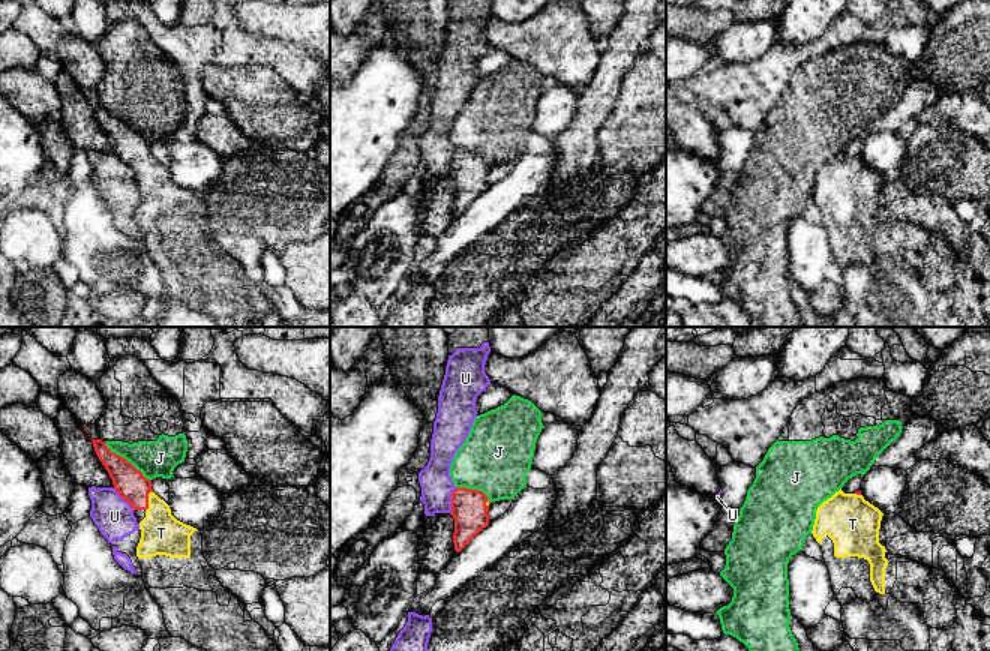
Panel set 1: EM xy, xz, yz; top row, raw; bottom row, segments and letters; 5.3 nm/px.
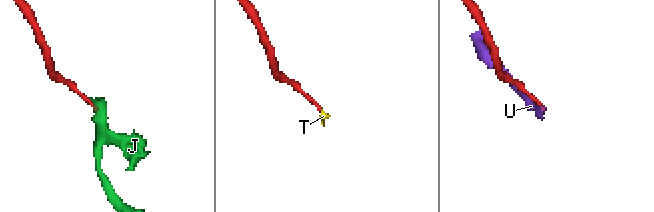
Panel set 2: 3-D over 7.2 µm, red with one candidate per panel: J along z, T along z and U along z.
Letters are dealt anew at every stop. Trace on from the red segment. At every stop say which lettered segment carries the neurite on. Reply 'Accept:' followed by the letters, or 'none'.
Accept: T

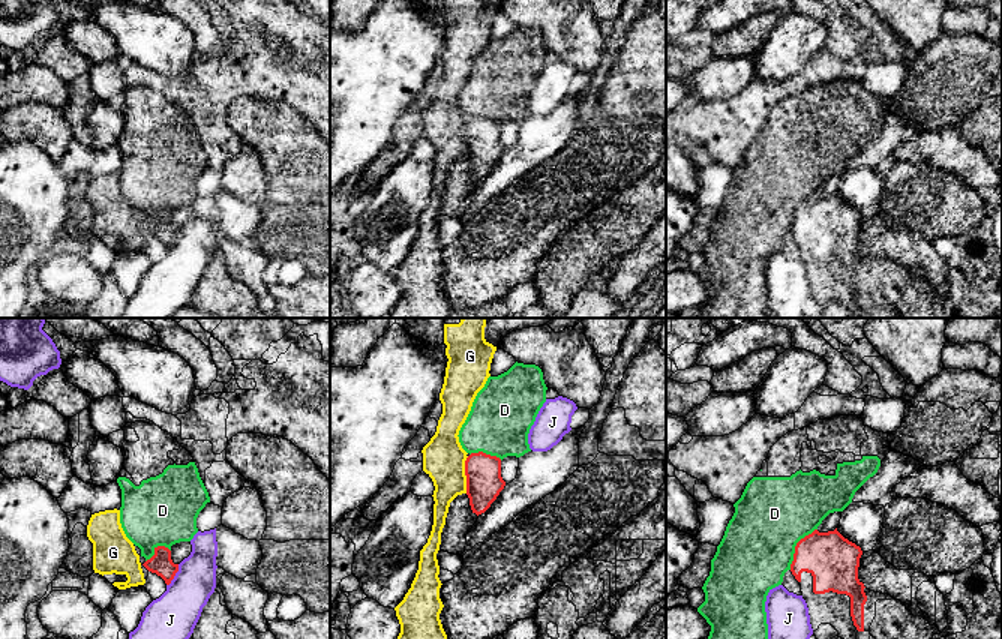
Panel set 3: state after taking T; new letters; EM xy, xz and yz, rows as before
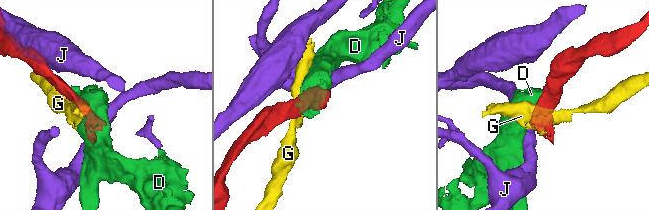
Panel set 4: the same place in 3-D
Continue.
Accept: none

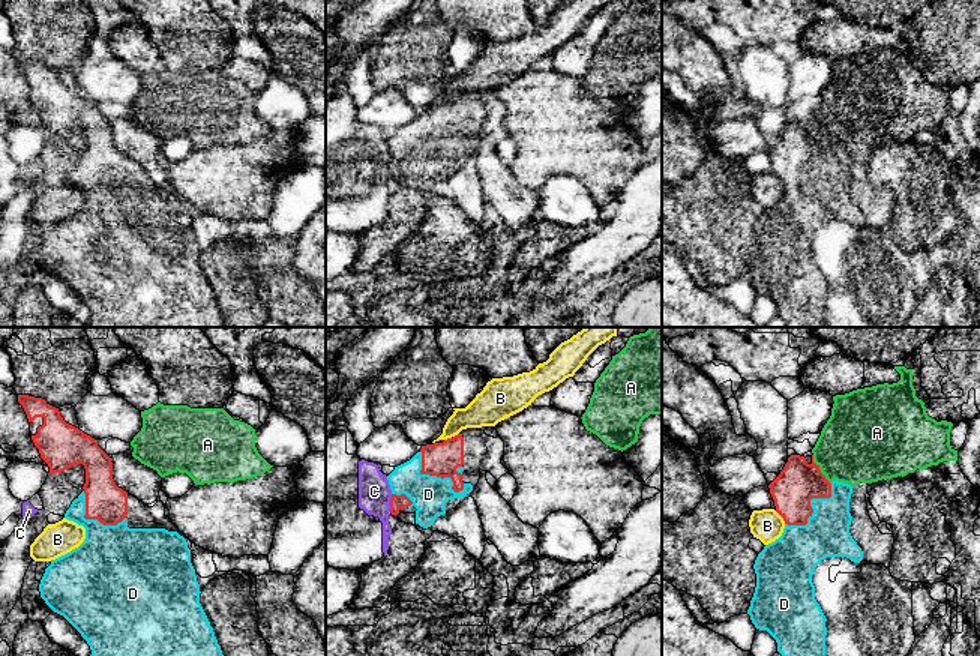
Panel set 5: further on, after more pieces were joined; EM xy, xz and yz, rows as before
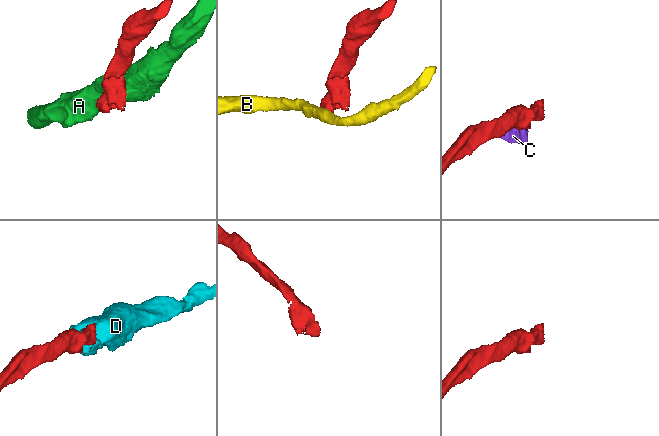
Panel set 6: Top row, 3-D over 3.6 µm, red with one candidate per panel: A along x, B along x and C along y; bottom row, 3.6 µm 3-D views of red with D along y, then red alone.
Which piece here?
Accept: D

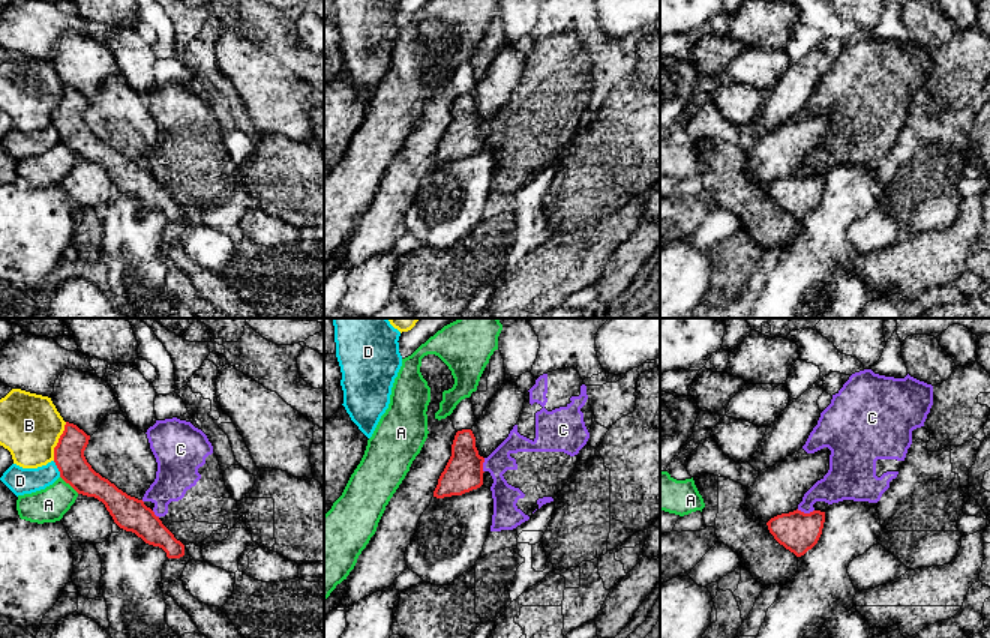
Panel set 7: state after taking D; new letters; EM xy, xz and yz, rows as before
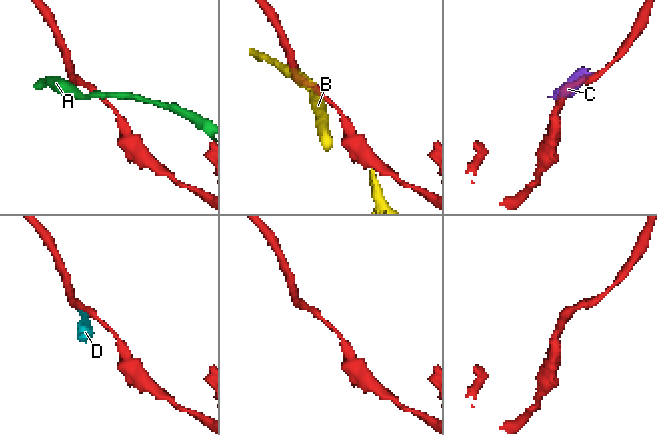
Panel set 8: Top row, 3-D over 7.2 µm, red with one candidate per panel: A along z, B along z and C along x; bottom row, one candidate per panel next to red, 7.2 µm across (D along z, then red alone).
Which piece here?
Accept: none

